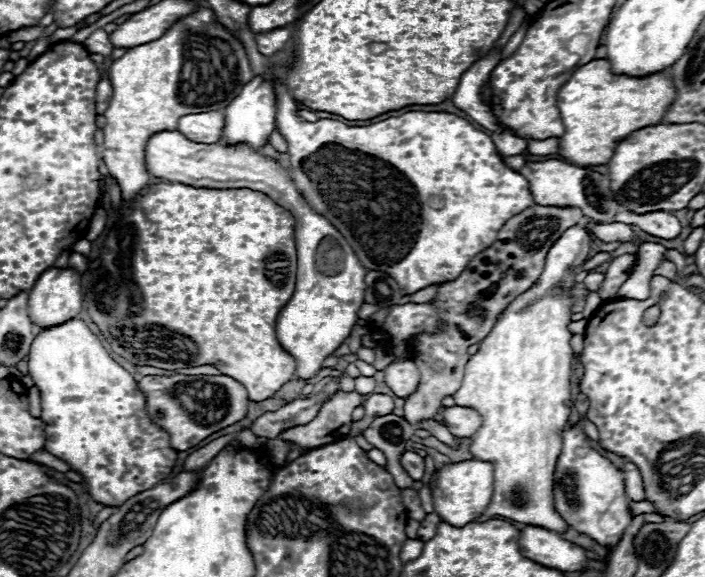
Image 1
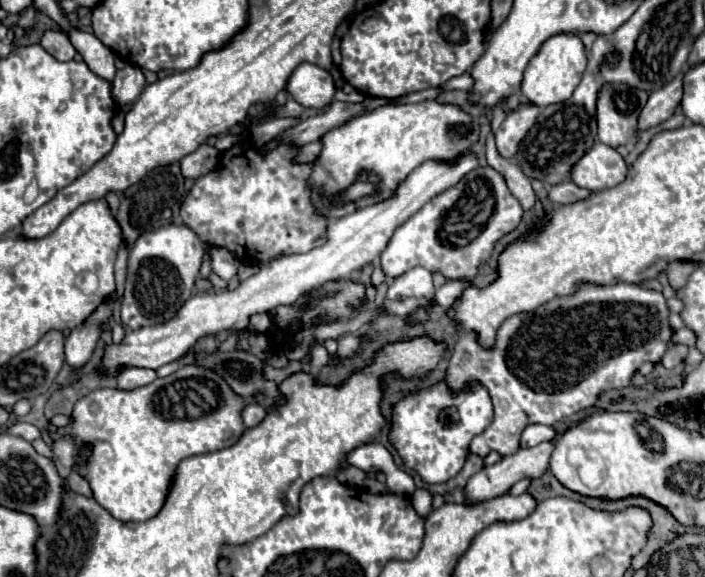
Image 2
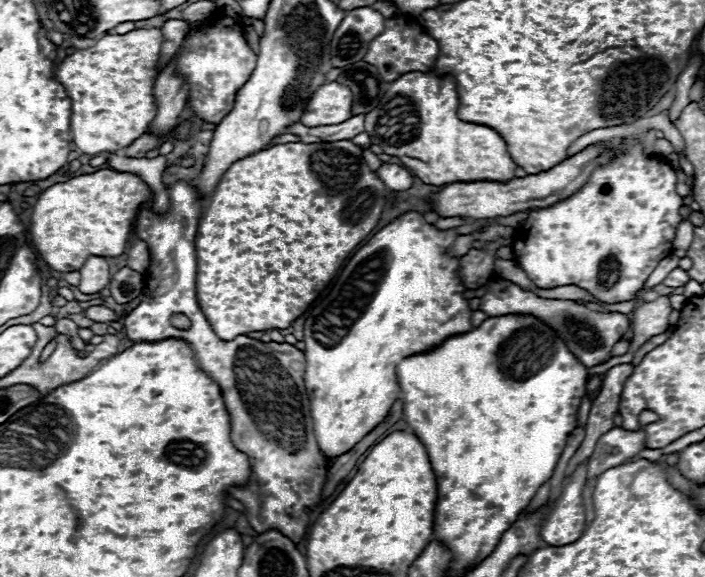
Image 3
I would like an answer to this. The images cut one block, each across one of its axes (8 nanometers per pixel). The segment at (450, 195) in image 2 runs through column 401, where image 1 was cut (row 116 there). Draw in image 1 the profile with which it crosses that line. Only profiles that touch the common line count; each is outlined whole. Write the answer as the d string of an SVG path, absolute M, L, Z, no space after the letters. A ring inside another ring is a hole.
M254 76L248 84L244 84L242 92L228 104L228 108L222 110L226 116L226 126L224 126L224 144L236 144L236 142L246 142L252 148L260 148L268 142L270 132L274 130L276 122L276 92L274 92L274 82L264 80L262 76Z

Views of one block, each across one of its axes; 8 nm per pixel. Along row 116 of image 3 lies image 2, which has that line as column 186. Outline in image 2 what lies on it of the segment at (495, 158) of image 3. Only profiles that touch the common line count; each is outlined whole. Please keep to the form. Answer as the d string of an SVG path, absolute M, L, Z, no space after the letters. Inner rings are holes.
M182 366L170 376L156 378L144 388L124 392L118 388L98 388L84 396L74 406L74 424L70 426L76 442L90 442L92 450L86 450L88 464L78 472L88 478L94 492L94 500L108 510L120 522L144 522L154 518L166 502L172 478L178 464L184 458L216 452L238 442L246 430L242 422L242 410L248 406L248 398L238 396L228 382L214 370L204 366Z

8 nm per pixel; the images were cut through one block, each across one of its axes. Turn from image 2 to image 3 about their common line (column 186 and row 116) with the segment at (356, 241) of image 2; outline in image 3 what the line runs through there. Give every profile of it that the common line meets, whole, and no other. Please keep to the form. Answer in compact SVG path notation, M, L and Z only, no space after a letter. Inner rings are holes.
M328 82L308 100L300 122L304 126L328 126L348 118L352 118L352 92L338 82Z

